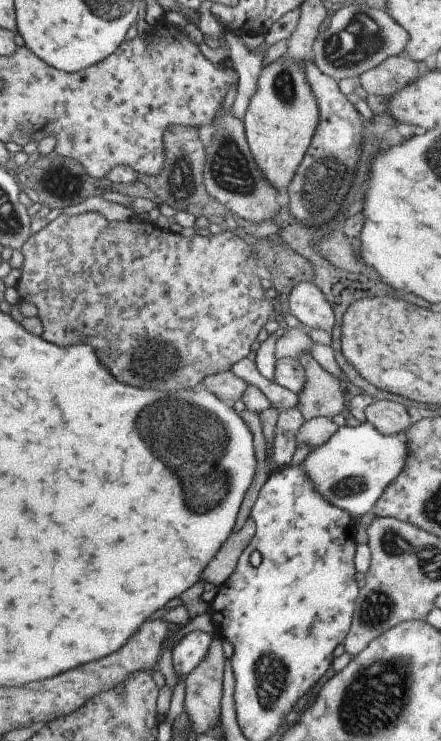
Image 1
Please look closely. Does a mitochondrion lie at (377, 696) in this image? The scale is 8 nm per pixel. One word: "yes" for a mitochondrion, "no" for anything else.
yes

